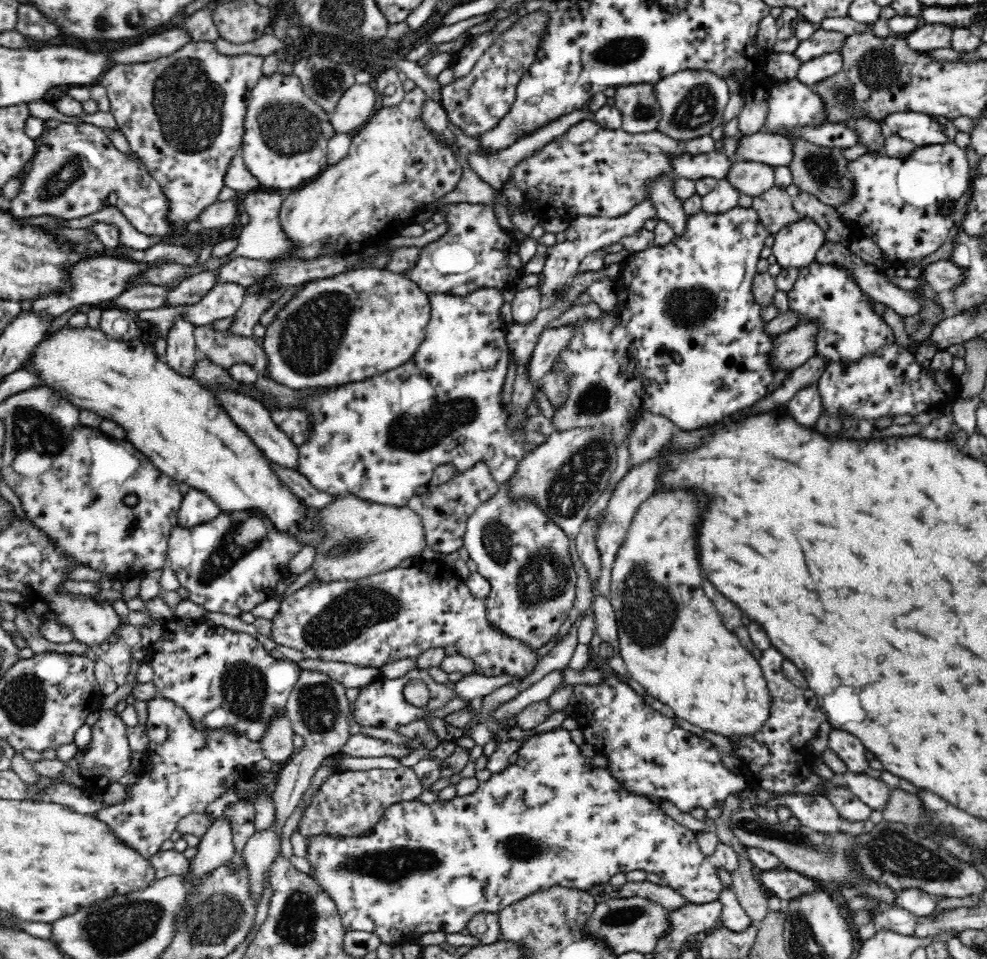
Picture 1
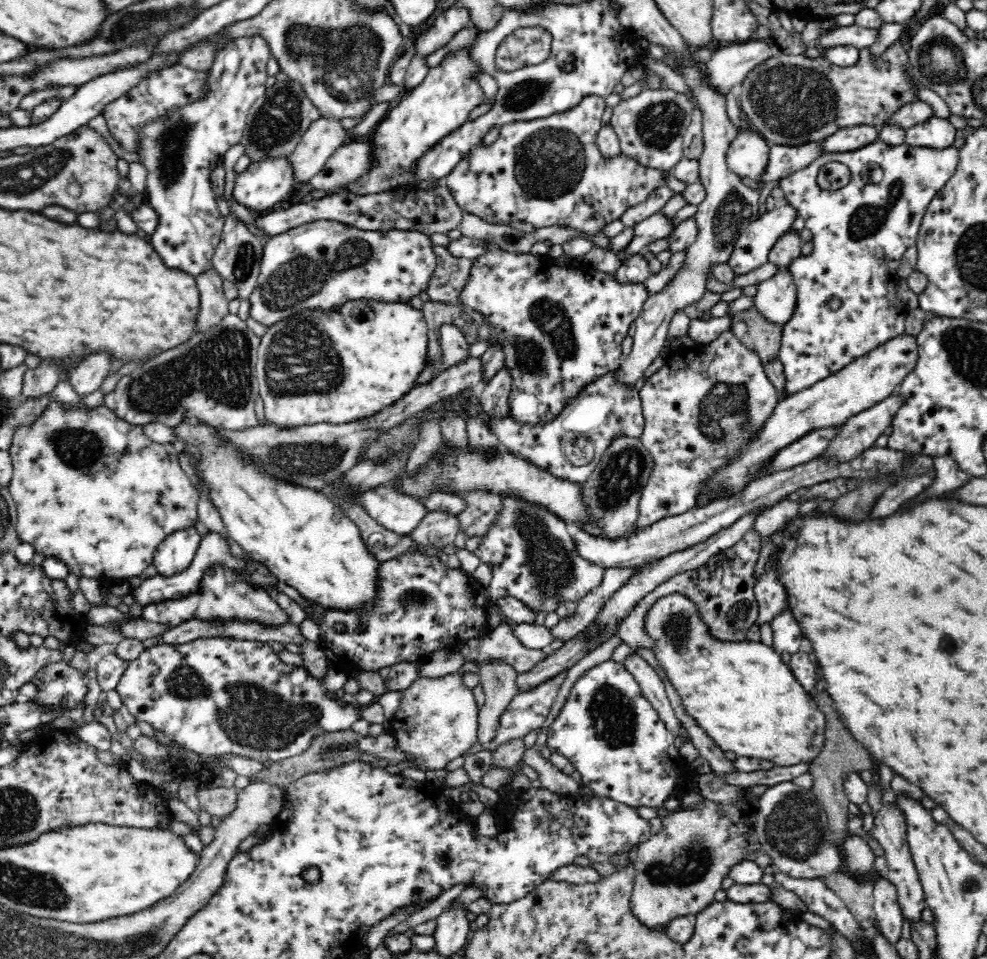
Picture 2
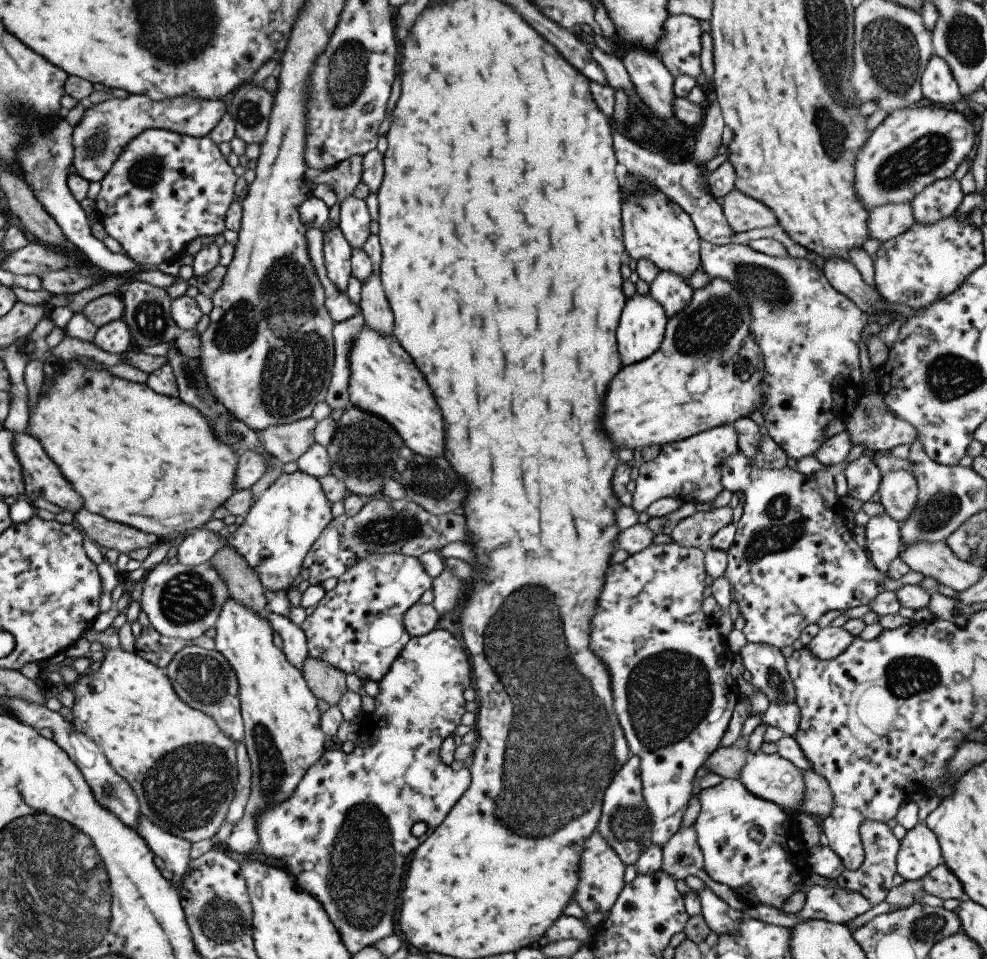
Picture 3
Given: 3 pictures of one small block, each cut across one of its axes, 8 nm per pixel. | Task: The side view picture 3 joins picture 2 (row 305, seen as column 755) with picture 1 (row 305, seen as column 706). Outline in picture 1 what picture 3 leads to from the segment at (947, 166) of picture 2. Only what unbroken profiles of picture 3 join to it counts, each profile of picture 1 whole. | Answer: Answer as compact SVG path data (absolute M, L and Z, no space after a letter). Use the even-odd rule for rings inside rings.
M812 262L800 269L800 275L796 279L792 290L787 292L789 310L801 314L801 322L817 320L818 342L815 346L815 354L823 356L828 363L832 362L858 362L864 356L874 355L880 346L890 346L895 343L894 332L884 321L884 317L874 311L871 298L854 281L853 274L844 268L832 264Z

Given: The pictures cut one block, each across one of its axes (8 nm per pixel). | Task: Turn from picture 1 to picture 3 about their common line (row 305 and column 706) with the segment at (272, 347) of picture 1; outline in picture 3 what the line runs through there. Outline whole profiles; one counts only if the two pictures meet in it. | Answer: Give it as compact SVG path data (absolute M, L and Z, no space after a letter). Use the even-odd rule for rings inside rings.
M710 278L706 286L693 290L688 306L668 318L659 350L646 360L623 366L612 378L602 412L602 430L608 438L618 448L624 445L642 449L652 444L661 447L717 426L734 424L740 418L749 418L756 410L761 411L764 394L760 382L764 378L764 362L760 346L750 336L750 322L752 314L746 296L728 280Z

